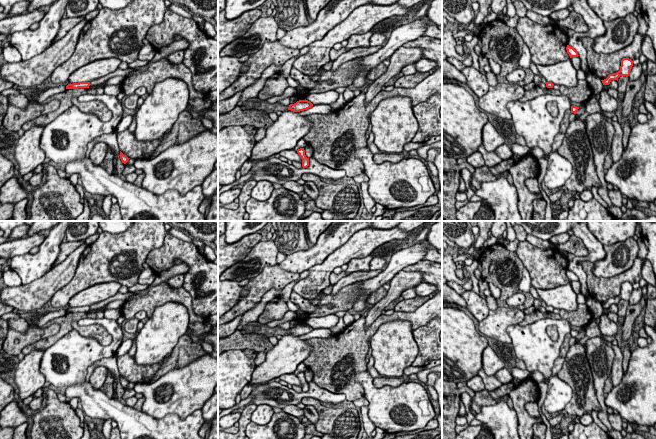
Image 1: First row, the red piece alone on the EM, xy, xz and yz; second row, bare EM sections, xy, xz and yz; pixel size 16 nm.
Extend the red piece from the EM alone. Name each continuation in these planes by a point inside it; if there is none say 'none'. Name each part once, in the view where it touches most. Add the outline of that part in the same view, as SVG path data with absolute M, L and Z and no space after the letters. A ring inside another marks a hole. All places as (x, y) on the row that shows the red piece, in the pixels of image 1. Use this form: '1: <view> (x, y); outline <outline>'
none

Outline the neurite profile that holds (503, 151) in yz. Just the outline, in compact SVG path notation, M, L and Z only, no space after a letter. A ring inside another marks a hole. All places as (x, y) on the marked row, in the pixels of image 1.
M502 144L496 148L495 153L503 160L507 161L513 158L514 154L506 144Z

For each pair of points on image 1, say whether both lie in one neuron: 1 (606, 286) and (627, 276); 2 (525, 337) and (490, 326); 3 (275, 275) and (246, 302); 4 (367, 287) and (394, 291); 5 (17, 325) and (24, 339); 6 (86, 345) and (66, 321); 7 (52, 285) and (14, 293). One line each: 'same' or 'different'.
1: same
2: different
3: same
4: different
5: different
6: different
7: same

